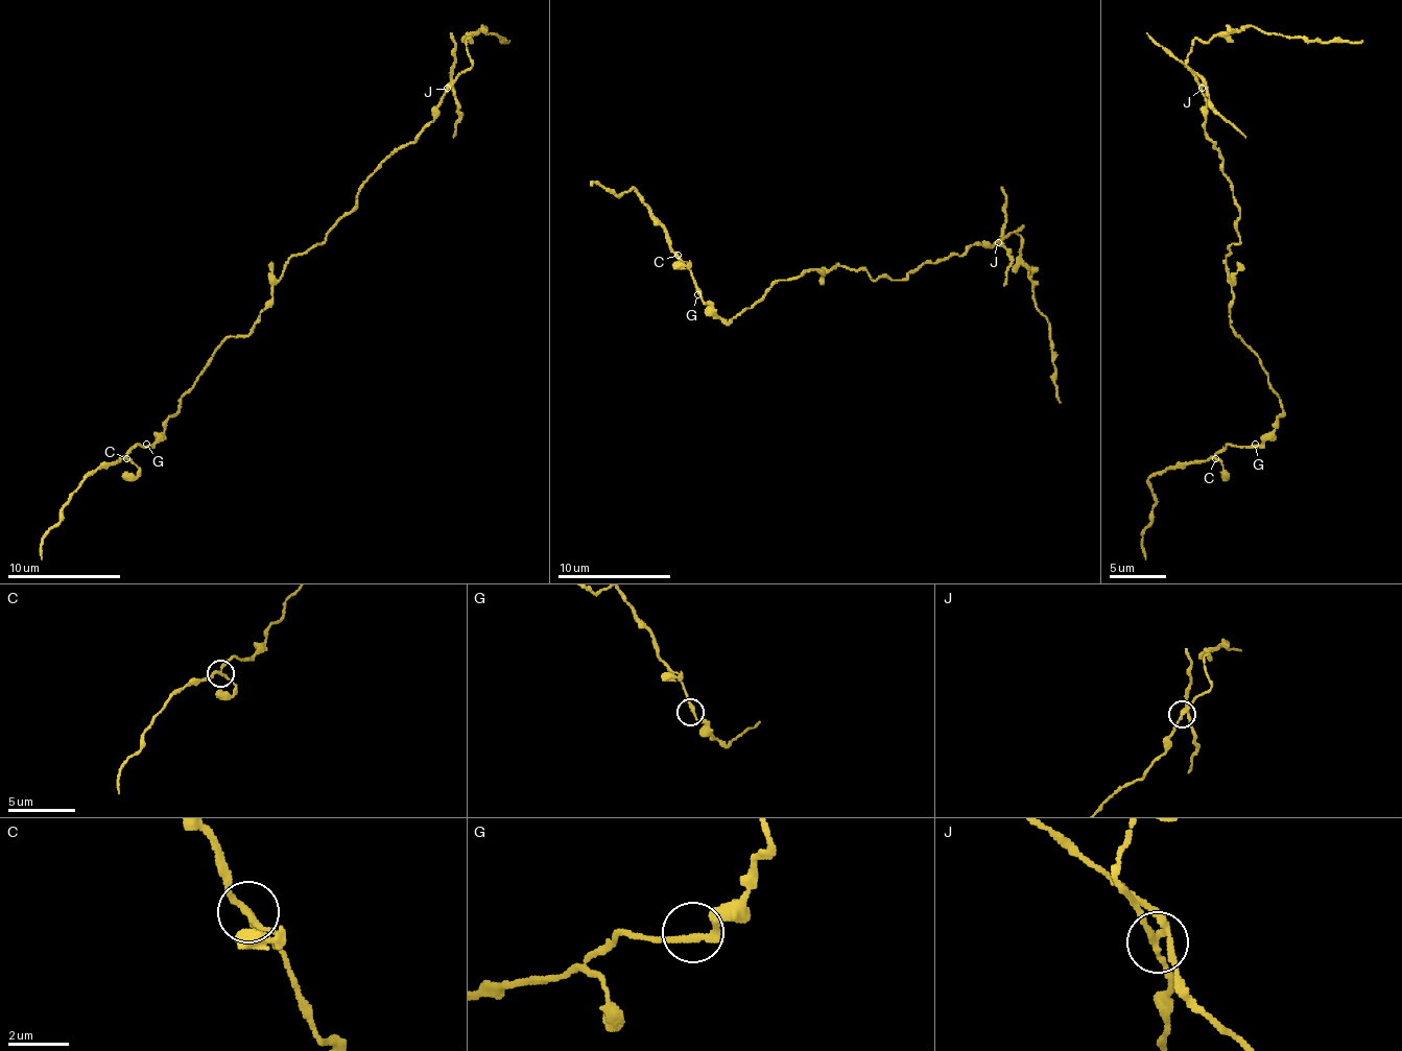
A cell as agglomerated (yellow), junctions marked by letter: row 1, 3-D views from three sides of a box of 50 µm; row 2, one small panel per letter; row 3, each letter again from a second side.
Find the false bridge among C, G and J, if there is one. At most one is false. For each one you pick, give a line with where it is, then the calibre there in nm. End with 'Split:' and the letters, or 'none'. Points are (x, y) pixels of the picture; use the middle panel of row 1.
J: place (998, 242); calibre 170 nm
Split: J

